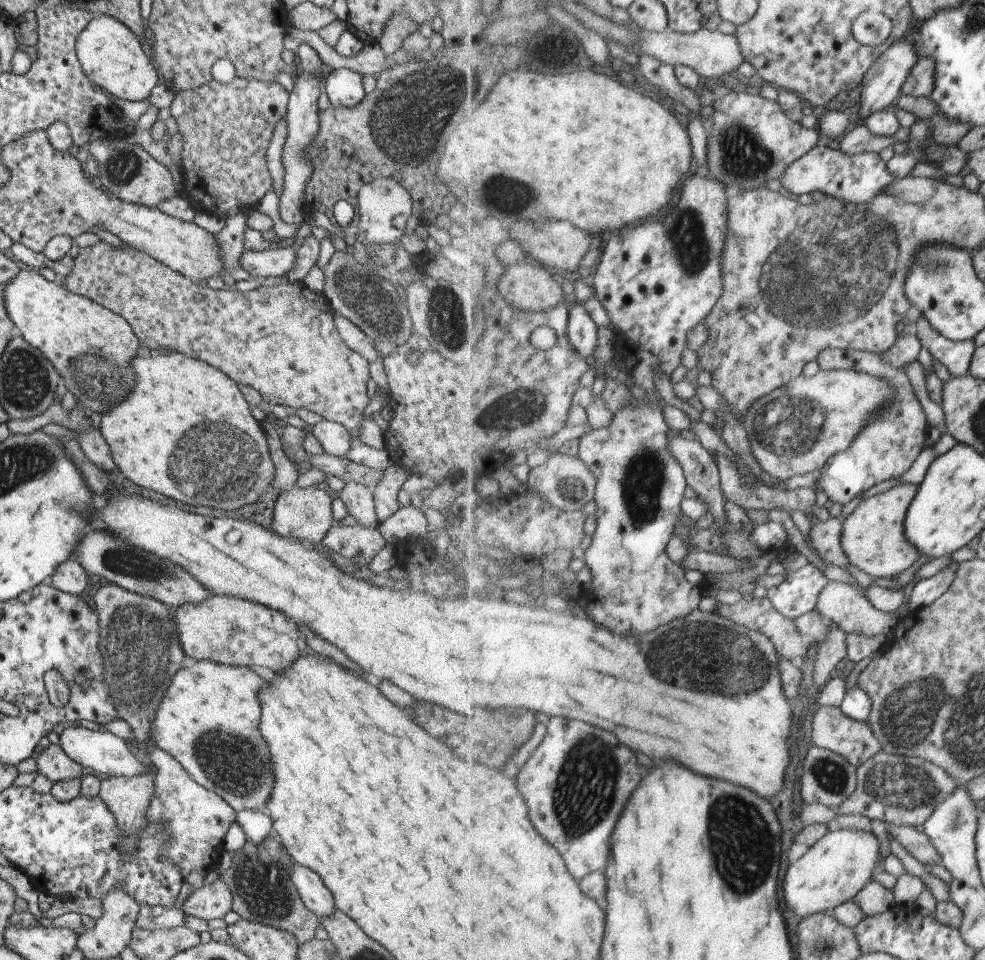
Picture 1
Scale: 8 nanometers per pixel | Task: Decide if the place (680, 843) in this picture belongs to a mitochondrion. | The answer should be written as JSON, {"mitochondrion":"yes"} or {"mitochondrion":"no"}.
{"mitochondrion":"no"}

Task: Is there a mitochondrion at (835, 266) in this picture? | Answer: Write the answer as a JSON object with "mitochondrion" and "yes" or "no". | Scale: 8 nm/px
{"mitochondrion":"yes"}

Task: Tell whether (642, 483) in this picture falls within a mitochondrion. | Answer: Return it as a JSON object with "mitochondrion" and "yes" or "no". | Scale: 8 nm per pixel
{"mitochondrion":"yes"}

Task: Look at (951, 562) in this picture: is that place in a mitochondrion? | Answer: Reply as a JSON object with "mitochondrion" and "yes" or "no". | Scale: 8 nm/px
{"mitochondrion":"no"}

